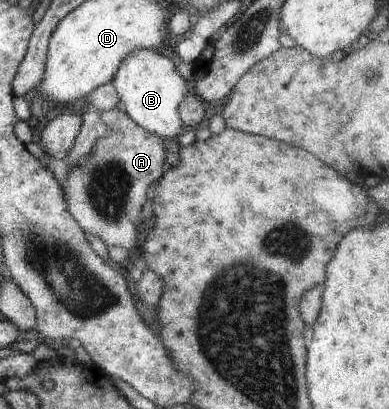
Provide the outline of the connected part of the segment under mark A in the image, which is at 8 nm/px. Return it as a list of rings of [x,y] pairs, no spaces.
[[[116,107],[99,116],[111,132],[107,136],[98,138],[88,157],[80,165],[68,171],[68,179],[63,188],[64,197],[68,211],[84,231],[98,235],[107,247],[115,245],[134,249],[134,246],[141,242],[142,206],[146,203],[148,186],[161,178],[167,167],[165,153],[167,143],[160,136],[136,125],[122,107]]]

